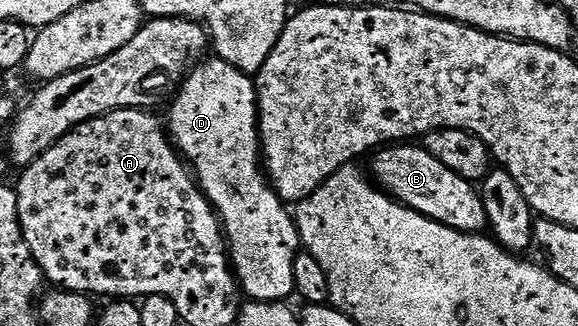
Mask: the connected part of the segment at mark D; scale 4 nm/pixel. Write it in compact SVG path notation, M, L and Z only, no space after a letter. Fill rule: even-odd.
M211 59L205 65L197 64L185 76L182 84L179 86L180 94L176 97L176 102L172 105L172 110L166 116L166 129L170 134L177 150L182 154L185 162L190 163L194 170L194 176L200 186L201 193L208 198L208 204L218 214L222 226L222 232L226 238L227 248L230 250L231 268L234 270L235 278L243 296L248 297L288 297L296 293L296 280L294 279L294 263L296 254L301 250L302 242L300 232L296 229L296 223L289 206L280 200L275 189L271 188L266 180L266 174L262 168L262 154L260 151L260 114L256 112L256 82L249 74L240 69L236 69L230 63L219 59Z

